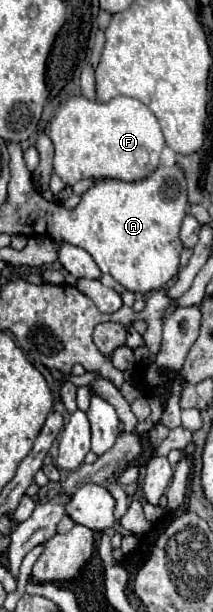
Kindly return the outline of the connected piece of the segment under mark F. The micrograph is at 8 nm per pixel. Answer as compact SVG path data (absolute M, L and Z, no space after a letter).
M84 95L70 97L52 117L48 137L56 149L54 173L66 185L100 177L138 181L158 166L178 163L182 156L166 145L154 113L142 101L124 95L108 103L90 101Z

